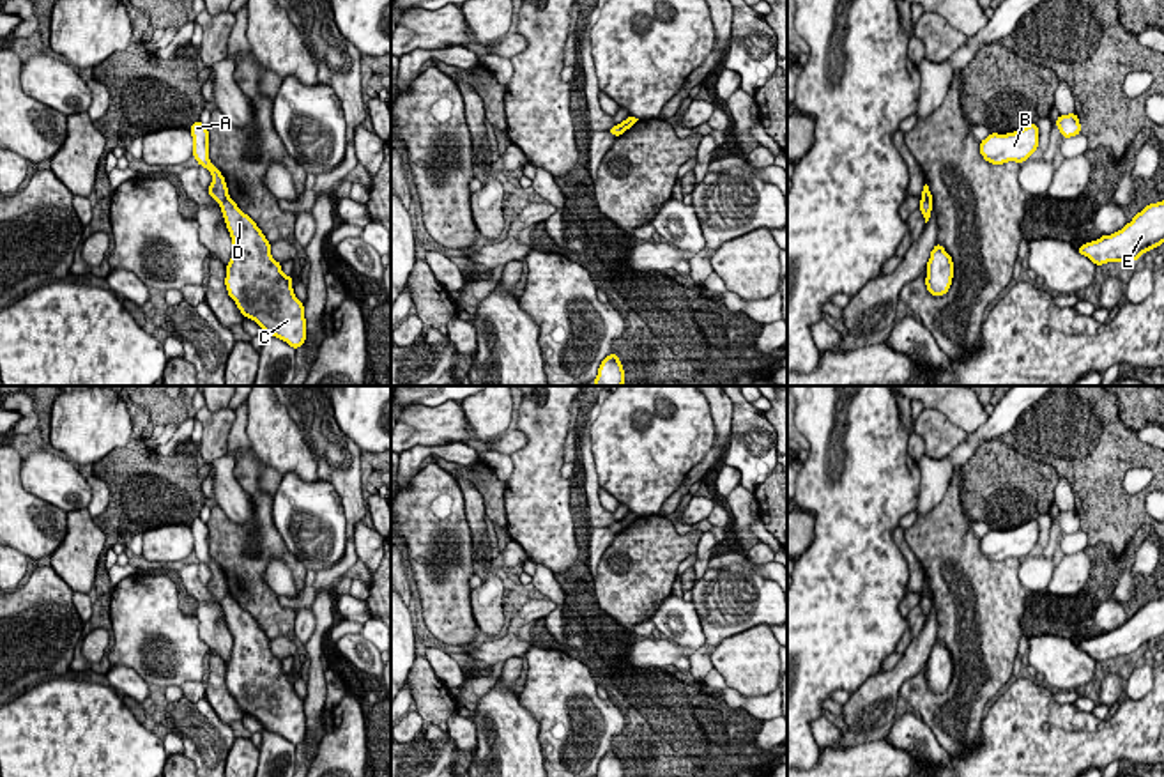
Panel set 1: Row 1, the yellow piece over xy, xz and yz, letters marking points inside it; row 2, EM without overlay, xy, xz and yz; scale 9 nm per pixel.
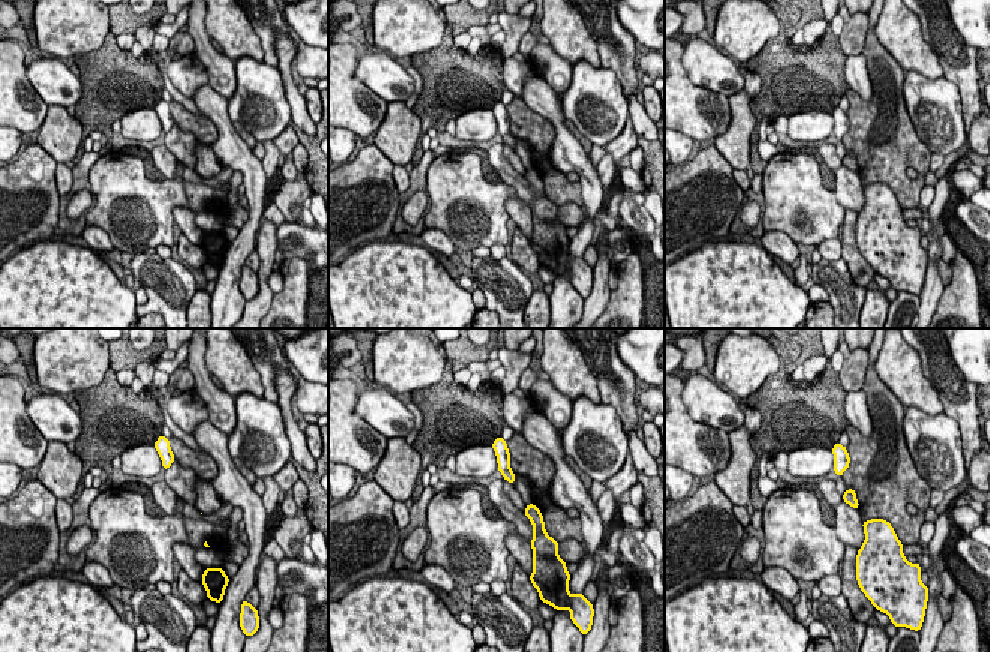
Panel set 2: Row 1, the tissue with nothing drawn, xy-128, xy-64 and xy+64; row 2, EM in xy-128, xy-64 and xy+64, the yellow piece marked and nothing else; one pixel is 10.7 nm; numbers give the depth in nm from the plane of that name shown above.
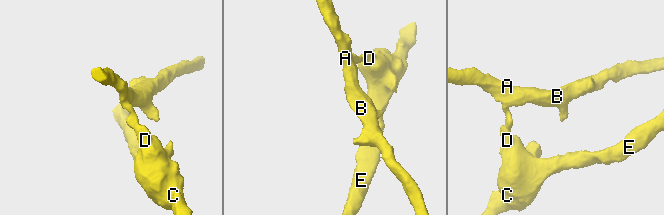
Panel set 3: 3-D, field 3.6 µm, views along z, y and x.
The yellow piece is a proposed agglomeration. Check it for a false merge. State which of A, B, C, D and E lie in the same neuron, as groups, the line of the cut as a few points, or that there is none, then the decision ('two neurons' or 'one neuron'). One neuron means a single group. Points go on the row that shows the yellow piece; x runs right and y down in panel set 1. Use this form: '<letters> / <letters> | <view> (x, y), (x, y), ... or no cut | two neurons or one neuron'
A B / C D E | xy (229, 197), (220, 206) | two neurons

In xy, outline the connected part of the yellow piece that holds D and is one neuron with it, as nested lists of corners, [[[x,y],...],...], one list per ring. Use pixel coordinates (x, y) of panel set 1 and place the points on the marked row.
[[[230,196],[219,207],[234,242],[225,267],[228,296],[264,333],[299,349],[306,342],[306,319],[304,304],[292,288],[292,274],[283,274],[271,255],[271,242]]]

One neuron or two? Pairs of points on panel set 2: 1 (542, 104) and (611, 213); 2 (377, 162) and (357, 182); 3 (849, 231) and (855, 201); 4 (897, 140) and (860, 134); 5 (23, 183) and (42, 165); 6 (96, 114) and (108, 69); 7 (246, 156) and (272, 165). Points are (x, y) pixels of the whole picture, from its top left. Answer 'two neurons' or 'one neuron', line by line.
1: two neurons
2: one neuron
3: two neurons
4: one neuron
5: one neuron
6: one neuron
7: two neurons

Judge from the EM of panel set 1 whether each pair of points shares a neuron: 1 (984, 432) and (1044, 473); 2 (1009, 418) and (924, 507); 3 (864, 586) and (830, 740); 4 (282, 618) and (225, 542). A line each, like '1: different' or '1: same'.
1: different
2: same
3: different
4: same

